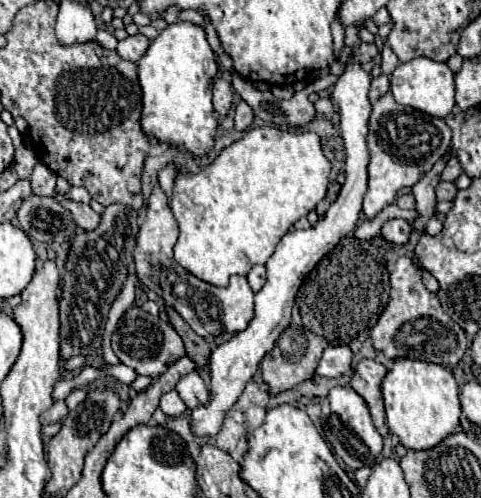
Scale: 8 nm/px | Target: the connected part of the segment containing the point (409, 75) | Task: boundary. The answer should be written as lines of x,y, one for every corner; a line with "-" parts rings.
414,58
406,64
400,64
390,76
390,92
394,100
402,106
416,108
420,112
432,114
436,118
446,118
456,102
454,102
454,74
444,62
434,62
430,58

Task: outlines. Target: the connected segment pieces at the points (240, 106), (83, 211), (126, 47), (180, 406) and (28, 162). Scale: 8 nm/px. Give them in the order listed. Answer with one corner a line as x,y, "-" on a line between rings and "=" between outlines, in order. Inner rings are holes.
240,100
240,102
236,104
236,110
234,110
234,128
236,128
238,132
244,132
246,128
252,126
252,120
254,120
252,108
250,108
244,100
=
56,194
56,200
62,202
74,216
76,224
84,230
96,230
96,226
100,224
100,216
88,206
88,204
78,204
78,202
72,202
72,200
66,200
62,194
=
136,34
136,36
128,36
126,40
118,42
116,52
118,52
120,58
124,58
124,60
138,62
138,60
144,56
144,52
148,50
148,44
150,44
150,40
148,40
146,36
=
170,390
168,394
162,396
162,400
160,400
160,410
162,410
166,416
180,416
180,414
184,414
188,408
186,408
186,404
182,402
182,398
178,396
178,392
176,392
176,390
=
15,125
8,127
8,134
11,137
15,148
14,161
16,163
15,166
13,163
13,168
16,170
19,180
30,178
34,166
39,161
37,153
33,149
24,146
22,134
20,134

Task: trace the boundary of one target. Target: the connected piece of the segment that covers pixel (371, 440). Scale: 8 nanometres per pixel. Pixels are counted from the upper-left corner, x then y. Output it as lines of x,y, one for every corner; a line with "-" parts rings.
336,386
330,390
328,398
324,400
320,420
328,444
348,468
358,470
364,466
374,466
378,462
382,452
382,436
378,434
378,430
370,420
370,410
366,400
358,396
352,386

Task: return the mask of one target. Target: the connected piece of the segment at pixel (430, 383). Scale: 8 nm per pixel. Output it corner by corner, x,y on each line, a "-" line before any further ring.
398,358
384,378
382,396
386,404
388,430
396,434
400,444
408,450
428,450
448,438
448,434
452,434
460,424
458,384
452,372
438,364

